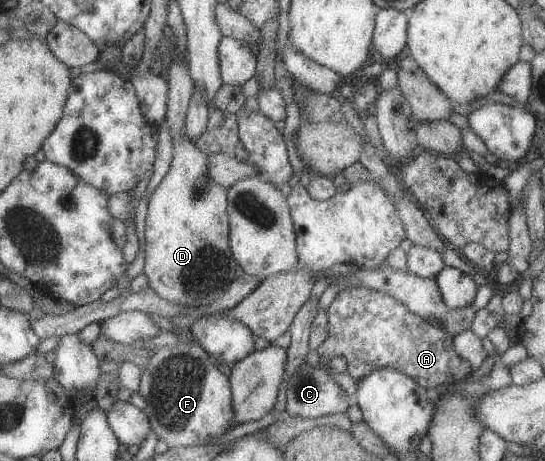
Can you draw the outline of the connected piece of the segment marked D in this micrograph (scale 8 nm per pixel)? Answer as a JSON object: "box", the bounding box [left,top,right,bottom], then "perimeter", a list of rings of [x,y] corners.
{"box":[143,25,238,310],"perimeter":[[[169,25],[165,26],[163,29],[163,35],[167,36],[170,39],[170,61],[169,66],[165,68],[163,72],[163,76],[167,80],[169,84],[168,91],[168,110],[166,115],[166,120],[170,125],[170,135],[172,136],[172,143],[174,145],[173,149],[173,159],[170,163],[170,168],[166,175],[163,177],[157,188],[150,195],[148,199],[148,214],[146,215],[146,248],[144,253],[146,256],[144,257],[144,268],[143,273],[146,275],[147,284],[155,290],[156,294],[159,294],[163,299],[173,302],[175,304],[179,304],[180,306],[184,306],[185,308],[194,308],[195,310],[201,306],[211,305],[216,299],[219,299],[221,293],[225,293],[227,289],[229,289],[230,283],[235,281],[237,275],[235,274],[235,269],[237,269],[238,263],[236,259],[233,257],[232,249],[230,248],[230,219],[228,218],[228,193],[227,188],[222,185],[216,184],[212,182],[208,177],[208,156],[206,156],[191,140],[186,137],[185,131],[185,120],[186,113],[190,104],[191,96],[194,94],[194,81],[190,74],[190,69],[188,66],[188,60],[184,60],[182,55],[180,54],[180,49],[177,45],[177,40],[174,34],[174,31],[169,27]]]}

